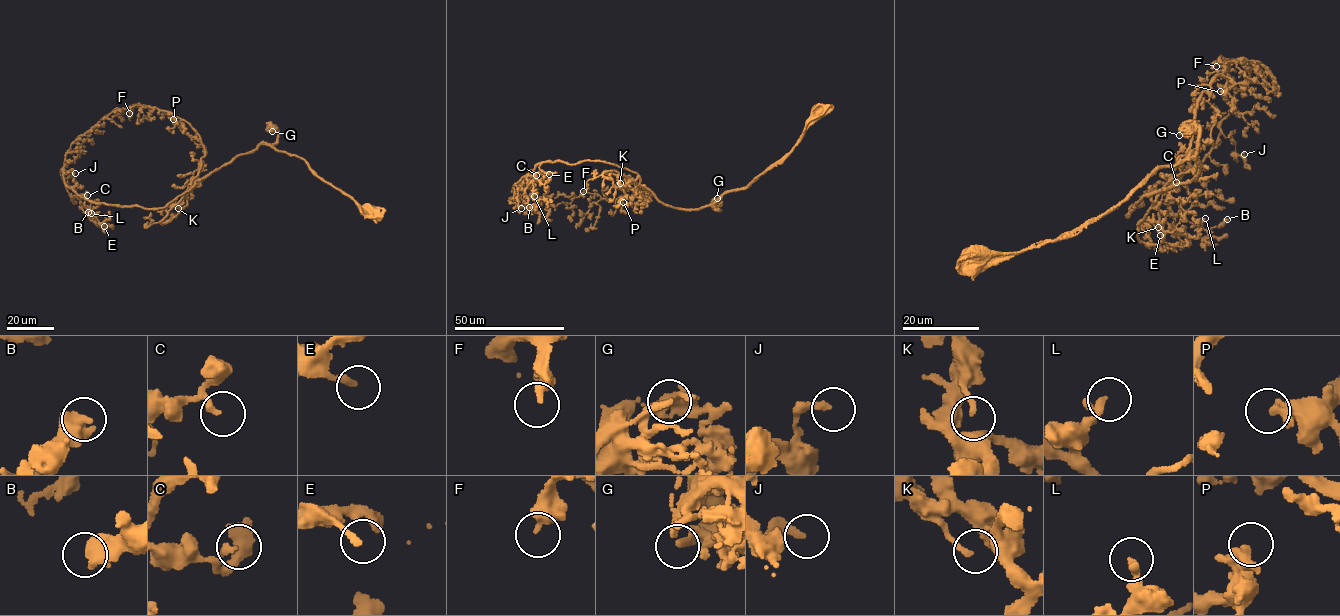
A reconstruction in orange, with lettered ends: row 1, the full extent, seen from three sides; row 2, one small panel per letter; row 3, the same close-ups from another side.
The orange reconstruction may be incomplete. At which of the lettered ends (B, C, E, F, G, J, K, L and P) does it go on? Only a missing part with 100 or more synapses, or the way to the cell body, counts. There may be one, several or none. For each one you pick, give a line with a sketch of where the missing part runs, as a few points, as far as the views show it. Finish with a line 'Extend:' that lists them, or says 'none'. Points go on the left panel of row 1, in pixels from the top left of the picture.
E: course (104, 226), (116, 234), (137, 227)
Extend: E

